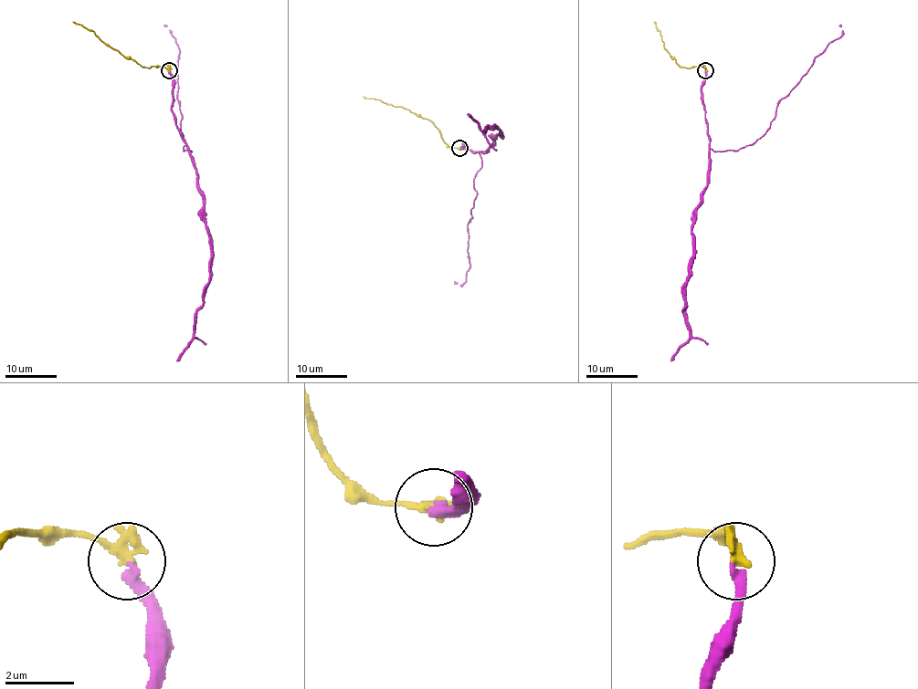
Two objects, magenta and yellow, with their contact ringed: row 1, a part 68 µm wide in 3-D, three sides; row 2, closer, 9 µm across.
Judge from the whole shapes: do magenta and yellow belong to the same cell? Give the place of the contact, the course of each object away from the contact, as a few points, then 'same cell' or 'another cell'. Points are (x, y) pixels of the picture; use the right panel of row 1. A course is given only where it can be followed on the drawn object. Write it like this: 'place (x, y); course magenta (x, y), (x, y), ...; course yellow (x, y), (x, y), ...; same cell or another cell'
place (705, 70); course magenta (704, 69), (701, 87), (710, 167), (707, 188), (691, 231), (692, 265), (685, 294), (689, 339), (671, 360); course yellow (705, 69), (704, 66), (681, 67), (665, 49), (660, 33), (653, 21); another cell

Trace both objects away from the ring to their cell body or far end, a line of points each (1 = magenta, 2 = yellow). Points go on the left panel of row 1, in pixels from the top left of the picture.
1: (168, 69), (172, 115), (203, 201), (211, 265), (193, 339), (176, 360)
2: (168, 69), (159, 66), (142, 67), (72, 21)

